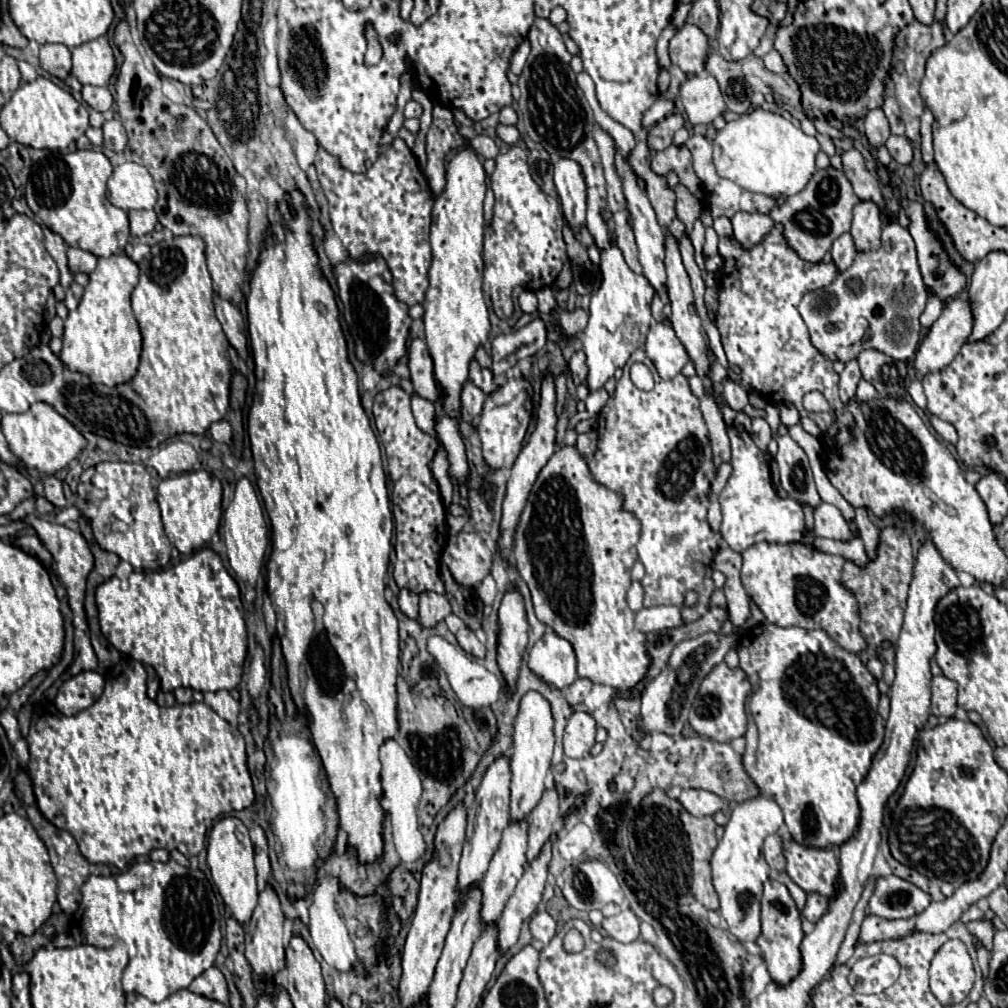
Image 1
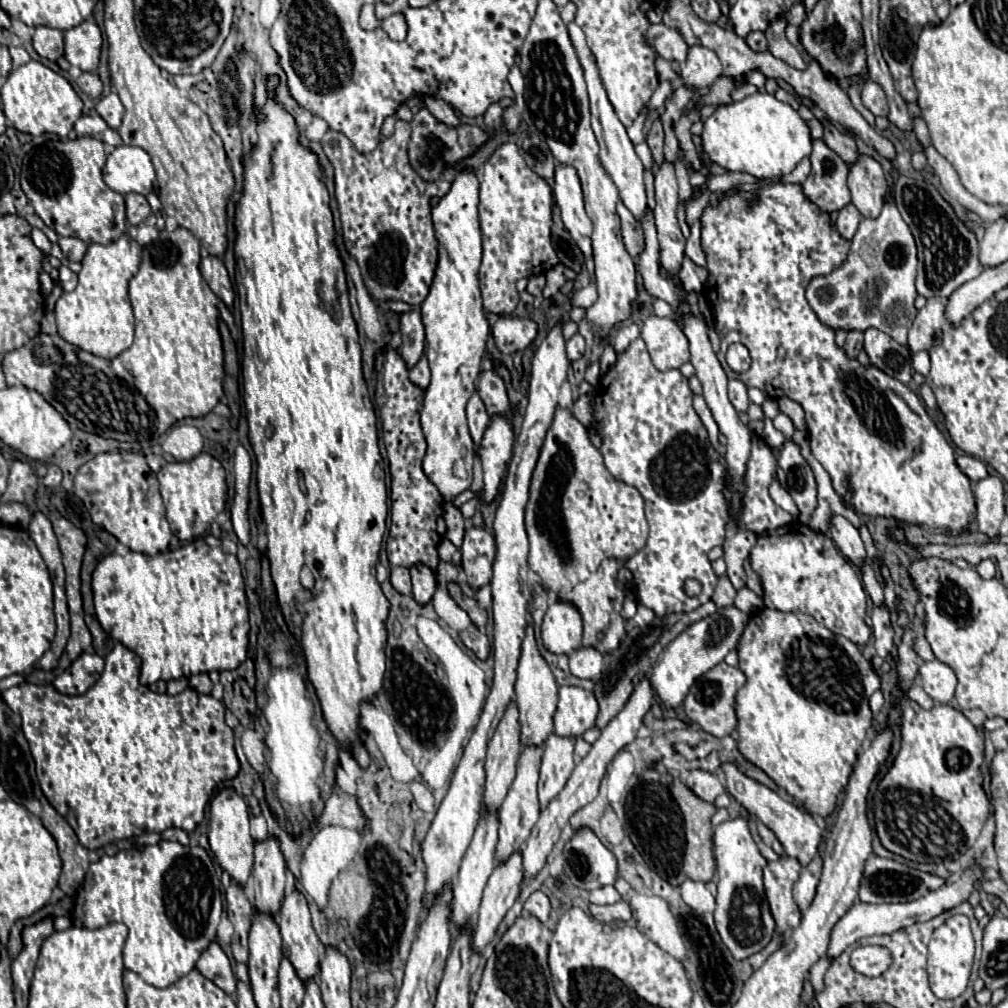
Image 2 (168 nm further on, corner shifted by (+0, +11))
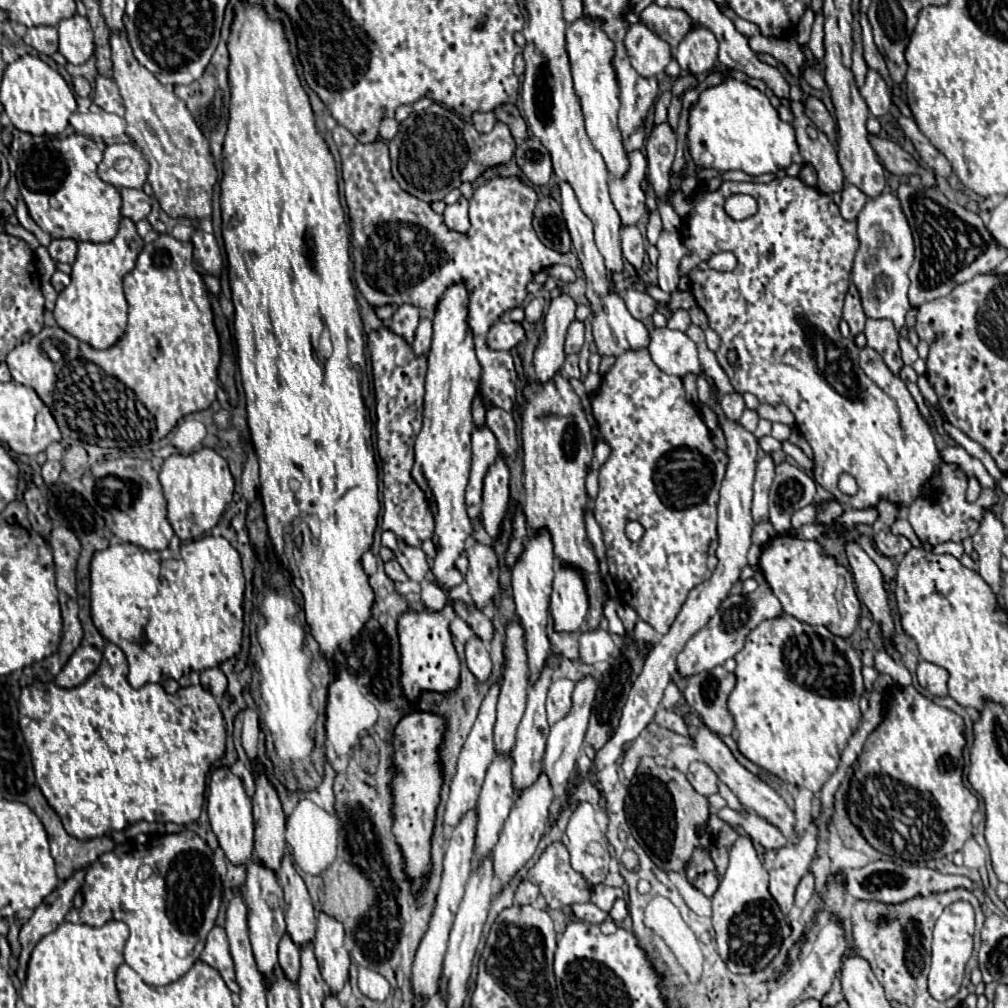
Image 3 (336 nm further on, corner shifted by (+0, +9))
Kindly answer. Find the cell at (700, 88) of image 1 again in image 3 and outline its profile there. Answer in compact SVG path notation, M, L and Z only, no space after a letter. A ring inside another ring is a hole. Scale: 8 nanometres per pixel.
M697 26L685 36L677 46L675 60L679 62L683 74L707 74L717 62L717 40L711 30Z

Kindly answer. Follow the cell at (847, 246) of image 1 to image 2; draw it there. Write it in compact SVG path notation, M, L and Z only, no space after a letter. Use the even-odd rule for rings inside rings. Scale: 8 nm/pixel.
M847 204L845 208L839 210L839 216L837 216L835 226L837 226L837 230L839 230L839 234L841 234L843 238L851 240L851 238L853 238L853 232L857 230L857 224L859 224L859 222L861 222L859 210L857 210L853 204Z

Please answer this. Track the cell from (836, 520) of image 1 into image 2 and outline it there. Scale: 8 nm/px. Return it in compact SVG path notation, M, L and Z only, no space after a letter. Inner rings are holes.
M831 516L831 530L829 530L833 542L837 544L837 548L845 554L845 558L849 558L851 564L855 564L857 568L861 568L865 564L867 552L865 546L861 542L859 530L845 520L843 516Z

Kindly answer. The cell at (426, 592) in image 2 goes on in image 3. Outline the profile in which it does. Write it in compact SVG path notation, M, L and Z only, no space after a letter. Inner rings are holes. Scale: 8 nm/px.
M383 532L383 546L393 548L397 554L397 562L401 564L401 568L405 570L405 574L415 580L415 582L423 582L425 574L431 570L429 562L423 554L421 548L411 548L405 546L401 540L397 540L397 536L393 532Z

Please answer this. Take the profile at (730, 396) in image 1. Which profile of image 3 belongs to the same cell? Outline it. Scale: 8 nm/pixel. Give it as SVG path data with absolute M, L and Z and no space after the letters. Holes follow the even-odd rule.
M733 390L733 392L725 394L725 396L721 396L721 408L723 408L727 418L739 420L743 410L745 410L745 400L743 400L743 396L739 392Z

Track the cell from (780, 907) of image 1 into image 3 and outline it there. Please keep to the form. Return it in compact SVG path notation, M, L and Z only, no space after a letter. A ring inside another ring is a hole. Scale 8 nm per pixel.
M811 824L799 844L787 844L779 850L767 850L763 866L769 872L769 892L787 916L793 908L793 894L799 880L807 874L809 862L815 858L817 826Z

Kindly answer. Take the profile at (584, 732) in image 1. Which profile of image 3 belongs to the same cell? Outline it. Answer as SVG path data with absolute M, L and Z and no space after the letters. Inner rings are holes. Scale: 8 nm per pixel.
M555 680L549 686L547 692L547 720L553 726L553 722L559 722L561 718L565 718L565 714L569 714L569 706L573 706L573 686L575 682L571 680Z

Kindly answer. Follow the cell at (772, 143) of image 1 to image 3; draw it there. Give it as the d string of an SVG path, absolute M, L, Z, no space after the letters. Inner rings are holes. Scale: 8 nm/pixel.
M733 78L701 92L699 102L691 108L687 138L689 152L697 166L715 170L743 170L749 176L787 170L793 156L799 154L795 128L779 118L769 98L757 88Z

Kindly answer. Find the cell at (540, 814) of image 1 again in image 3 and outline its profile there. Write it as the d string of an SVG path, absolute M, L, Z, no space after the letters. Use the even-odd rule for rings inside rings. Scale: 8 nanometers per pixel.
M585 678L581 682L577 682L575 692L573 692L573 708L571 712L559 720L557 724L551 726L551 734L547 738L547 752L543 758L543 770L551 782L551 786L565 786L571 778L571 774L575 772L575 760L579 756L583 738L585 738L585 730L587 730L587 720L589 720L589 712L591 712L591 704L595 700L595 690L597 690L597 680L595 678Z

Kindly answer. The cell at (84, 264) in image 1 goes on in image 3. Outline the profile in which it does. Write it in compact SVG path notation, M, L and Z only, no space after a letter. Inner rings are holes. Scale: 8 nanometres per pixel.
M53 240L49 246L49 254L57 262L73 264L77 256L77 242L75 240Z

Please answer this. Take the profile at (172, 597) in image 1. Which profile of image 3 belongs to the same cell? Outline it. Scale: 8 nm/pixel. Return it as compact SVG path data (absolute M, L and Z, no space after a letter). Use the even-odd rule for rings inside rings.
M203 536L199 540L183 544L177 552L173 552L169 548L161 550L161 552L147 552L133 544L113 544L107 550L97 552L91 562L91 616L93 616L93 624L105 640L117 644L125 652L125 656L129 660L129 684L133 688L141 688L147 682L151 682L157 672L161 678L177 680L183 674L201 672L205 668L219 666L225 660L237 656L241 652L241 636L243 636L243 592L245 592L245 578L243 578L239 554L223 536Z

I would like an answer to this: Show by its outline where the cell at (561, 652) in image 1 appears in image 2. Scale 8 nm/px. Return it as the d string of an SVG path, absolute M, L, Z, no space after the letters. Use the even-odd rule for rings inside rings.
M555 600L541 624L543 644L555 654L571 654L573 648L581 646L581 634L583 620L579 610L571 602Z

